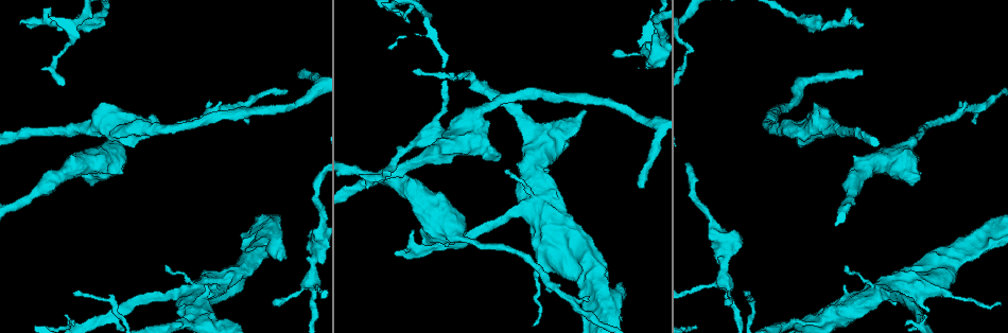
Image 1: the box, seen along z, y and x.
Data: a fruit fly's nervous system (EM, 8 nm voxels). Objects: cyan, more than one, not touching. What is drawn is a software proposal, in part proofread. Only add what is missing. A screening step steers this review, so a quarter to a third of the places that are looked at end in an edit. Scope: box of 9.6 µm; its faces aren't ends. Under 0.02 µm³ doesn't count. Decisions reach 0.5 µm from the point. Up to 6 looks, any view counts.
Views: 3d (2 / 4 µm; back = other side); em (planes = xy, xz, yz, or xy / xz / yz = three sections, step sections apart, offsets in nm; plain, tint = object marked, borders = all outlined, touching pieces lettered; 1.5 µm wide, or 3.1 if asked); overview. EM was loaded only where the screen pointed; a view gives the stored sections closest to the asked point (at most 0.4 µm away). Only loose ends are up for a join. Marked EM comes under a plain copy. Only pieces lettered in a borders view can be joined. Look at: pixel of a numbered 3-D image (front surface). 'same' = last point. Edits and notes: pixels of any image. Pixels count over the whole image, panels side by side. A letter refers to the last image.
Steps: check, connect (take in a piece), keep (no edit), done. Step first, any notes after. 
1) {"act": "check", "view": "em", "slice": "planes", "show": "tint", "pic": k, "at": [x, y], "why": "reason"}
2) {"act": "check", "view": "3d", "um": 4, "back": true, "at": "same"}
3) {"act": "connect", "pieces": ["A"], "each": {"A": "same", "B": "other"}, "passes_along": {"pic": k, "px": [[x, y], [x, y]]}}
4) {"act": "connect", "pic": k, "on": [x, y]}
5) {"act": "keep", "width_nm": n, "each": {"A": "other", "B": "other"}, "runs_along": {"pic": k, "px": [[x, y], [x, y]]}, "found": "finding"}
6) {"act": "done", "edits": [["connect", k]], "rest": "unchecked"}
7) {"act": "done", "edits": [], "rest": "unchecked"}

{"act": "check", "view": "em", "slice": "yz", "step": 8, "show": "tint", "pic": 1, "at": [863, 72]}

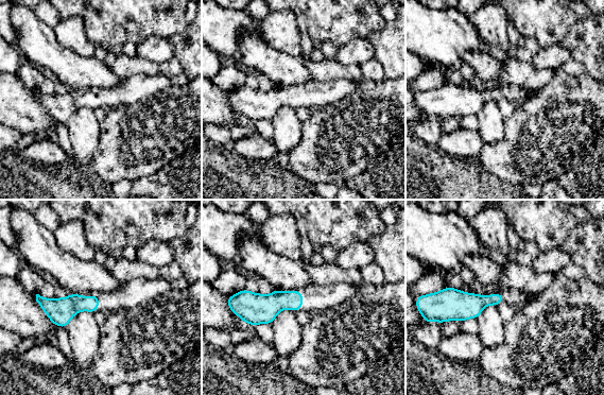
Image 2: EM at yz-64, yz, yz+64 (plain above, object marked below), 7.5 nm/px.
{"act": "check", "view": "em", "slice": "planes", "show": "borders", "at": "same", "why": "another direction"}

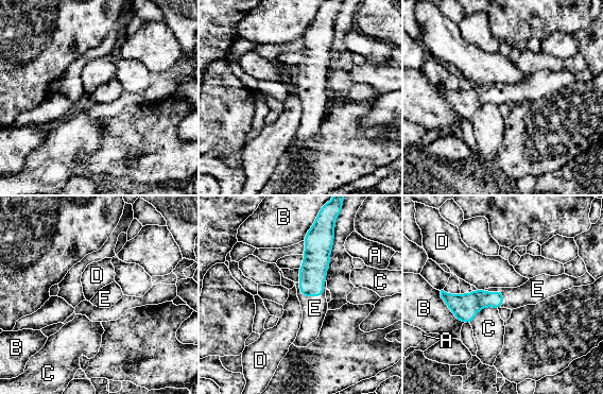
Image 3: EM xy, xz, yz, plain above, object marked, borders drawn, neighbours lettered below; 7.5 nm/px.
{"act": "connect", "pieces": ["E"], "each": {"A": "other", "B": "other", "C": "other", "D": "other", "E": "same"}, "passes_along": {"pic": 3, "px": [[313, 271], [307, 295], [314, 308]]}, "found": "it goes on there"}

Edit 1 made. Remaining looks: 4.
{"act": "check", "view": "3d", "um": 4, "pic": 1, "at": [499, 157], "why": "free end"}

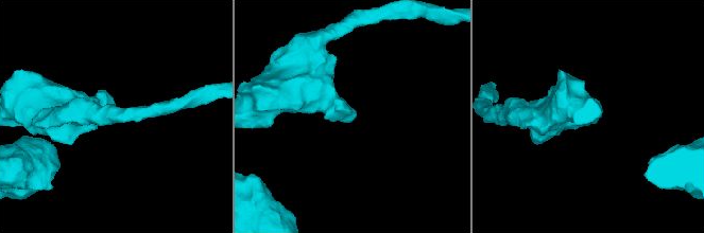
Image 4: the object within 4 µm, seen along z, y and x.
{"act": "check", "view": "em", "slice": "planes", "show": "borders", "pic": 4, "at": [351, 119], "why": "need the tissue"}

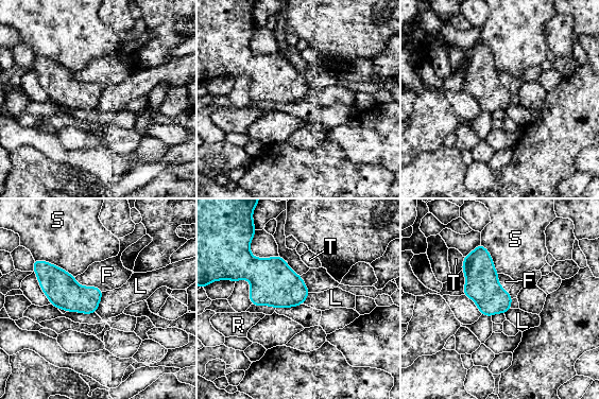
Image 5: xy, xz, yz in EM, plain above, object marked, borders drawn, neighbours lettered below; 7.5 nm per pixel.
{"act": "keep", "longest_contact_nm": ["S", 340], "each": {"F": "other", "L": "other", "R": "other", "S": "other", "T": "other"}, "border": {"pic": 5, "px": [[103, 292], [100, 304], [95, 312]]}, "found": "none of them fits"}

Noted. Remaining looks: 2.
{"act": "check", "view": "3d", "um": 2, "pic": 1, "at": [892, 271], "why": "thick end"}

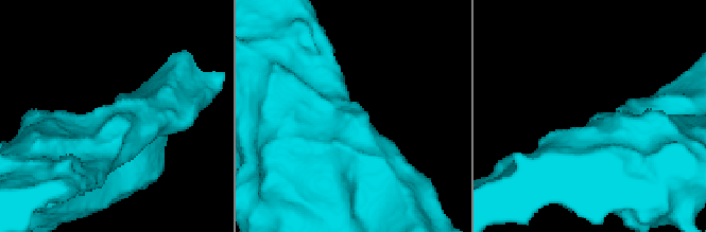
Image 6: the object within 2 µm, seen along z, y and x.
{"act": "check", "view": "em", "slice": "planes", "show": "borders", "pic": 6, "at": [368, 119], "why": "shape alone is not enough"}

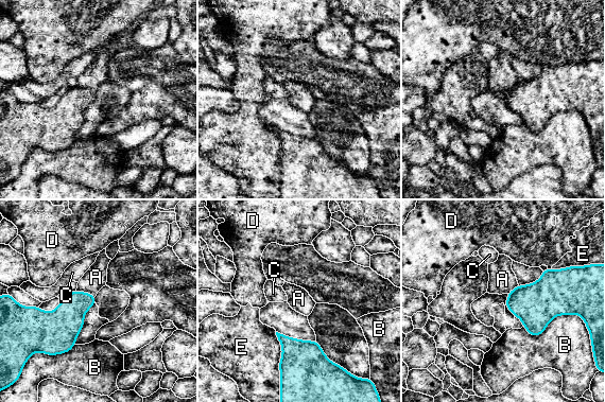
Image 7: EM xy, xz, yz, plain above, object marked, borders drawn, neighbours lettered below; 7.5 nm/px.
{"act": "keep", "longest_contact_nm": ["B", 420], "each": {"A": "other", "B": "other", "C": "other", "D": "other", "E": "other"}, "border": {"pic": 7, "px": [[76, 290], [88, 292], [94, 296]]}, "found": "none of them fits"}

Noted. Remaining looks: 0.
{"act": "done", "edits": [["connect", 3]], "rest": "unchecked"}

